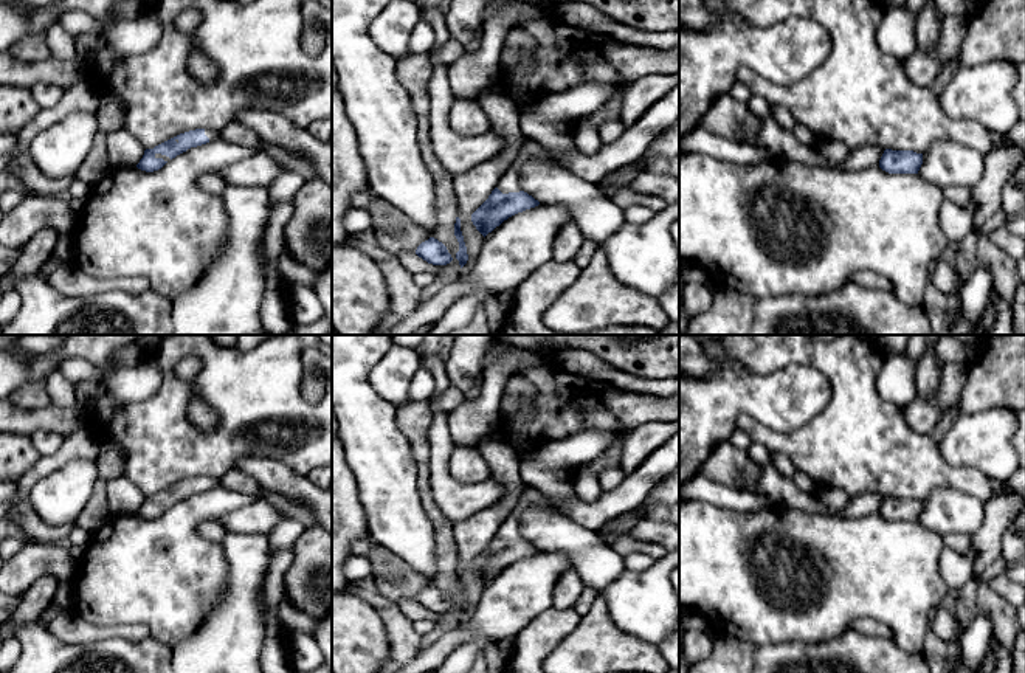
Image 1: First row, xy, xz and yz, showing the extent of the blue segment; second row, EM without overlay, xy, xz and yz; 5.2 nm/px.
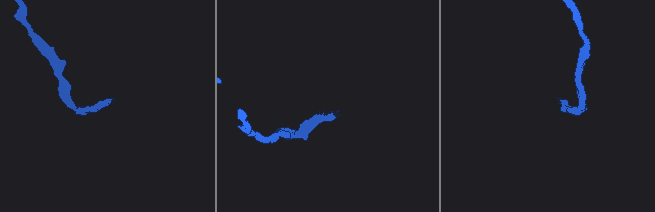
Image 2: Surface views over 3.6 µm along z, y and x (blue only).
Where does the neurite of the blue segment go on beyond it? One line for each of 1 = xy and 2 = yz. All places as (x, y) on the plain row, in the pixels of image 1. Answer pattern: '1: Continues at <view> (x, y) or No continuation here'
1: Continues at xy (213, 483)
2: No continuation here

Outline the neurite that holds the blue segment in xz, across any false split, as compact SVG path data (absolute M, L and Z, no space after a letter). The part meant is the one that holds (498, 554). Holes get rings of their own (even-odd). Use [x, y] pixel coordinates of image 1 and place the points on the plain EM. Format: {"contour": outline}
{"contour": "M679 430L657 450L654 450L623 482L602 492L592 502L585 502L577 493L563 506L537 488L523 490L510 515L501 523L488 546L471 561L476 577L485 585L509 564L540 552L523 538L519 515L533 507L544 506L560 513L578 527L595 532L605 523L642 506L650 492L675 468L679 467Z"}

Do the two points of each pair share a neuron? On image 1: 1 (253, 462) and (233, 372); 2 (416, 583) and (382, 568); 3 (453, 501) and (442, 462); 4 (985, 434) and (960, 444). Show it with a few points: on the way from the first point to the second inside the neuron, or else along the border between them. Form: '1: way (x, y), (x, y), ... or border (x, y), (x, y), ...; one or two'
1: border (234, 461), (242, 456), (269, 456), (287, 465); two
2: way (408, 583), (397, 580), (389, 572); one
3: way (447, 492), (442, 484), (442, 472); one
4: way (979, 441), (966, 444); one

